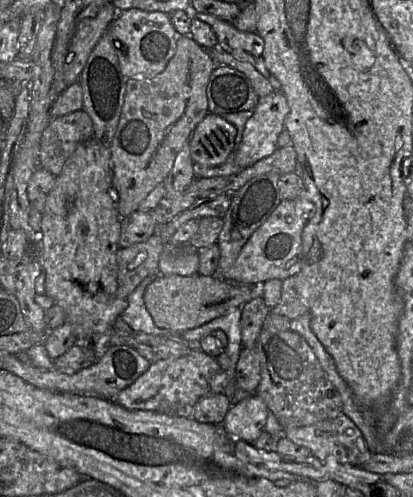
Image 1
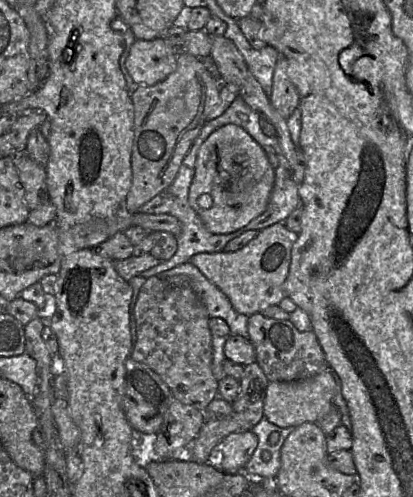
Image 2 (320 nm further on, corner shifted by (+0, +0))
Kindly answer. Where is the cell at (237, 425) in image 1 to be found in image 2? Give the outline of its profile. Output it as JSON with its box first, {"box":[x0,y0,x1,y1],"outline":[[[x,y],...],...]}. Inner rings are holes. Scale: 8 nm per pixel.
{"box":[212,431,258,473],"outline":[[[251,431],[231,433],[212,450],[212,464],[225,473],[242,472],[258,444]]]}

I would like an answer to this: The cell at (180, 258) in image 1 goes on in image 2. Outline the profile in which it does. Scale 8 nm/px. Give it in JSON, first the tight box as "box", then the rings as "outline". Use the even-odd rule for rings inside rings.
{"box":[189,222,297,316],"outline":[[[278,222],[259,231],[255,238],[237,251],[198,253],[189,262],[227,296],[238,313],[250,316],[268,306],[278,305],[285,297],[283,284],[297,237],[297,233],[287,229],[283,222]]]}

